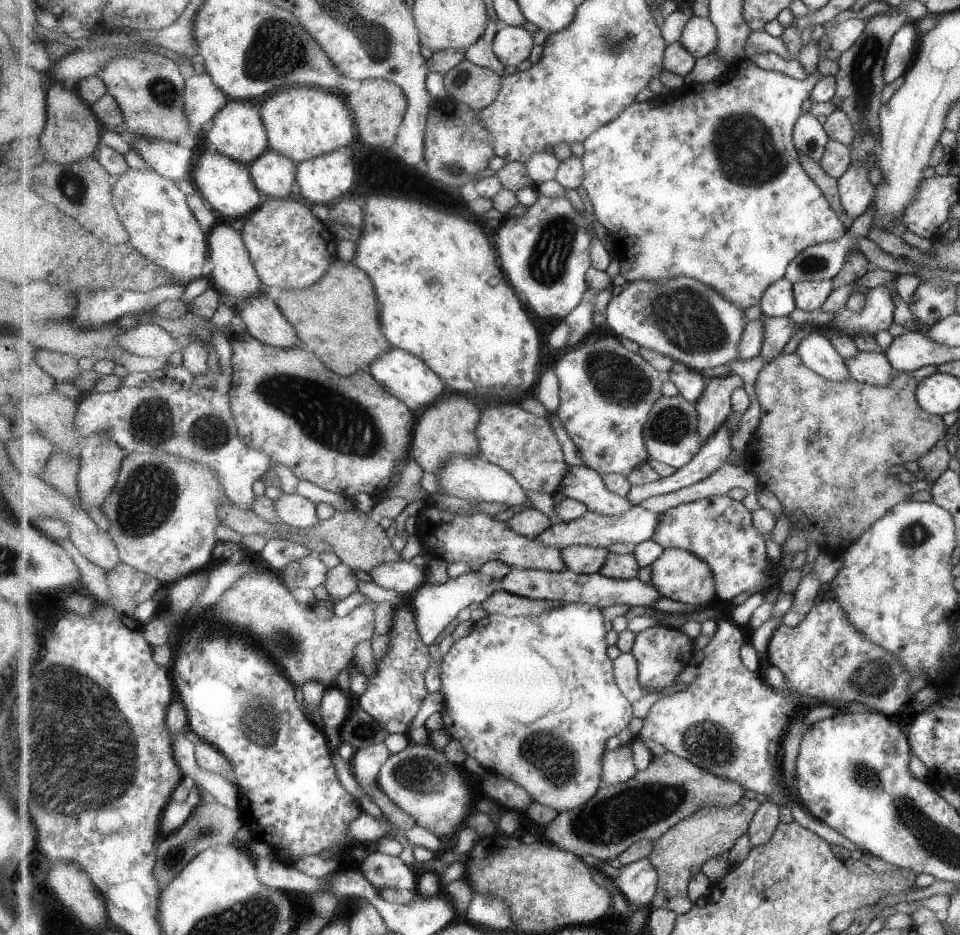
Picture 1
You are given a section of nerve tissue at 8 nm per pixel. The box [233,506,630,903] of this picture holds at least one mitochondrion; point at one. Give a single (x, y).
(541, 747)

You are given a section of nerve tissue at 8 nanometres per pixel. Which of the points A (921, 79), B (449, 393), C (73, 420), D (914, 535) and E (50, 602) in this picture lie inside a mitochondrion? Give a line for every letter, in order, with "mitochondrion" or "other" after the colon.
A: other
B: other
C: other
D: mitochondrion
E: other

